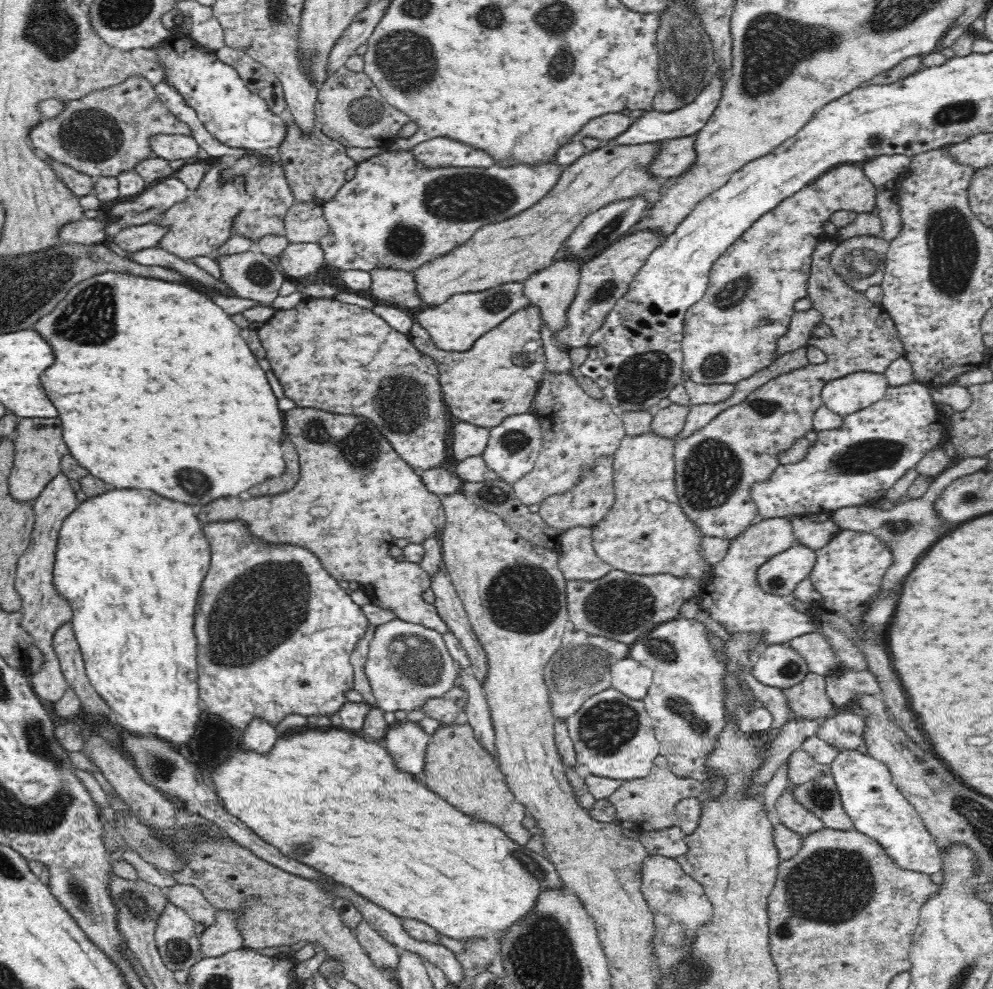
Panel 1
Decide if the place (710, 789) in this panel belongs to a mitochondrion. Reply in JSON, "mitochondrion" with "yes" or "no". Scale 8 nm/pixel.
{"mitochondrion":"no"}

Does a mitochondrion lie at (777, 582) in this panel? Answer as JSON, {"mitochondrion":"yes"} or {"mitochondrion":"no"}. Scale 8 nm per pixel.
{"mitochondrion":"yes"}

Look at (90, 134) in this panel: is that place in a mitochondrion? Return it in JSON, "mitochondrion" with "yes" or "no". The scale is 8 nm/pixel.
{"mitochondrion":"yes"}

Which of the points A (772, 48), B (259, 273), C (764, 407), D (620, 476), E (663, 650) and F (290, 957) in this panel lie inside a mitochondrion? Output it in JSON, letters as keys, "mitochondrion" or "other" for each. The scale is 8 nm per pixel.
{"A":"mitochondrion","B":"mitochondrion","C":"mitochondrion","D":"other","E":"mitochondrion","F":"other"}

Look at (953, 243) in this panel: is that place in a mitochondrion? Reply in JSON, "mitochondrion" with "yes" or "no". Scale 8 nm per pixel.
{"mitochondrion":"yes"}

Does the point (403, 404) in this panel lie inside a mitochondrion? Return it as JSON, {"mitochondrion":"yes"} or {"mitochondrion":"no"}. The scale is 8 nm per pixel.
{"mitochondrion":"yes"}

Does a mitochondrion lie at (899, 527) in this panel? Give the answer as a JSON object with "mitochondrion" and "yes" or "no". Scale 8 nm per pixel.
{"mitochondrion":"yes"}

